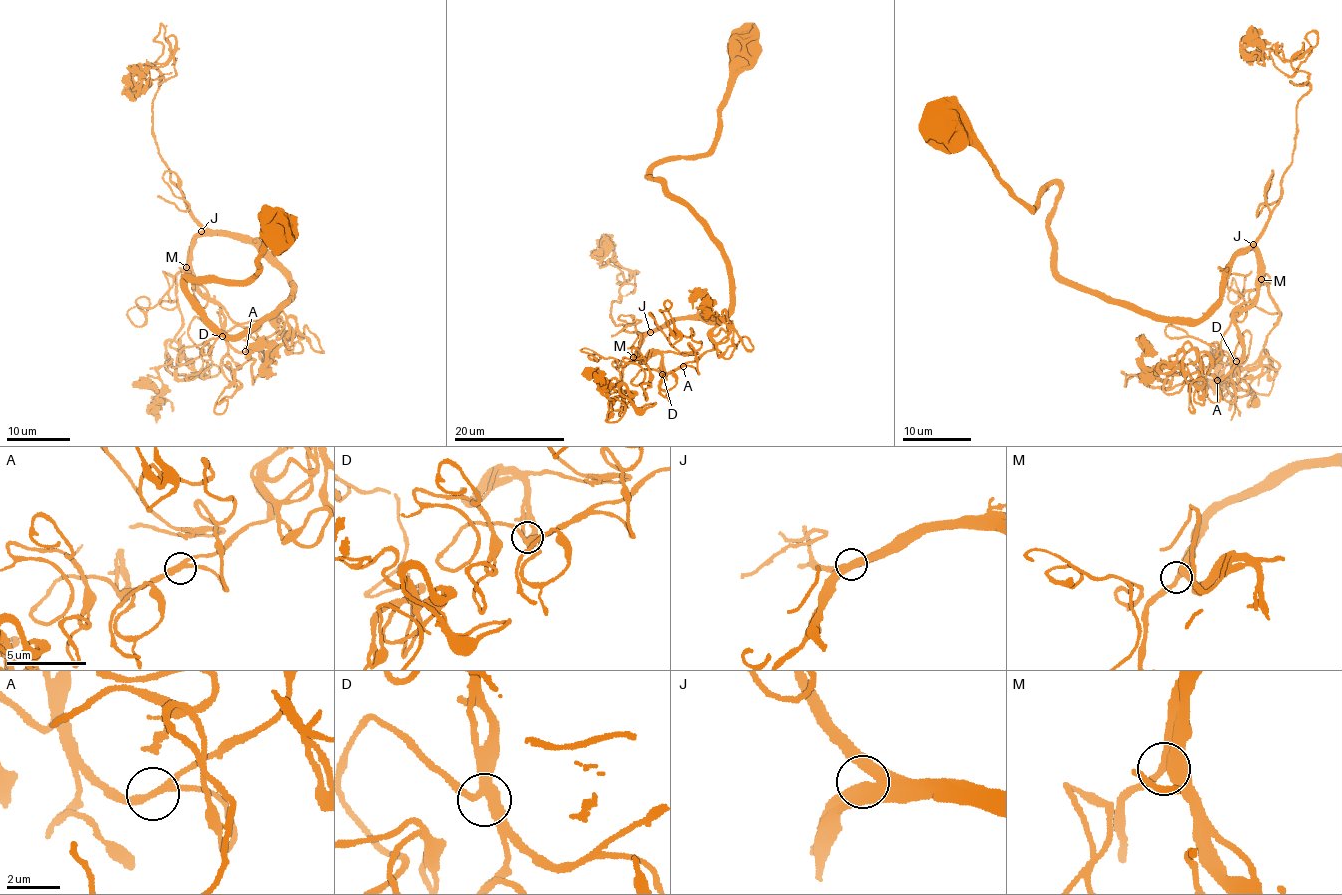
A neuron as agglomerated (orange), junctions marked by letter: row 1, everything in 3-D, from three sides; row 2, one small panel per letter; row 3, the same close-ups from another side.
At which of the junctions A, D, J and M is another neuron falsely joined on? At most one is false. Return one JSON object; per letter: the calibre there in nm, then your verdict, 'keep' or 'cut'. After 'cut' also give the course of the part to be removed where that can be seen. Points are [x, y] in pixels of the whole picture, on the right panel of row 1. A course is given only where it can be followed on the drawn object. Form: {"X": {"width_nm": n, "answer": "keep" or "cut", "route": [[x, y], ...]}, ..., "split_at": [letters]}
{"A": {"width_nm": 260, "answer": "keep"}, "D": {"width_nm": 320, "answer": "keep"}, "J": {"width_nm": 400, "answer": "keep"}, "M": {"width_nm": 280, "answer": "keep"}, "split_at": []}

